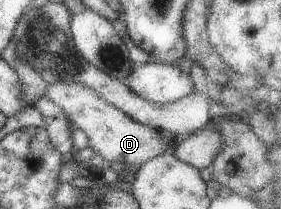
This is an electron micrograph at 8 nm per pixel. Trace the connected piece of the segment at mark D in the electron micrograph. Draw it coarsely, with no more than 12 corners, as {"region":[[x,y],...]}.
{"region":[[88,86],[46,96],[116,168],[167,151],[168,134],[136,122]]}

